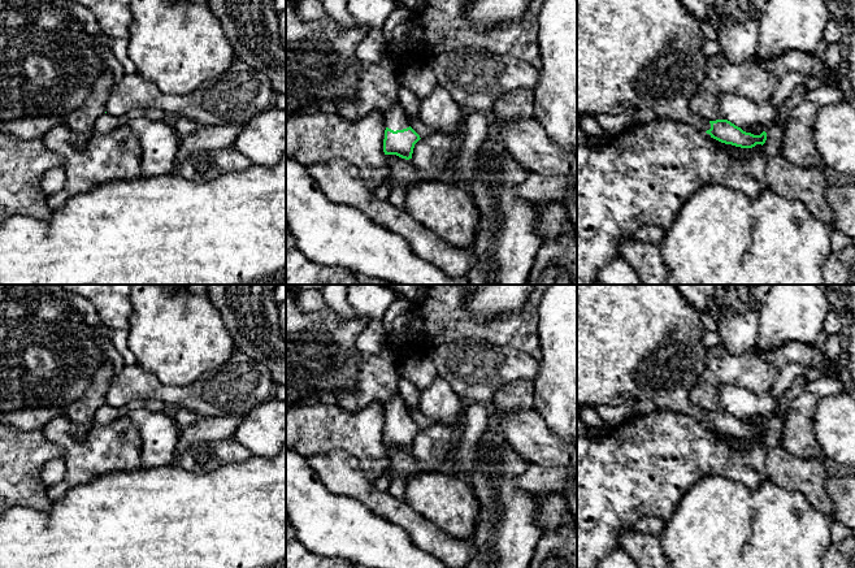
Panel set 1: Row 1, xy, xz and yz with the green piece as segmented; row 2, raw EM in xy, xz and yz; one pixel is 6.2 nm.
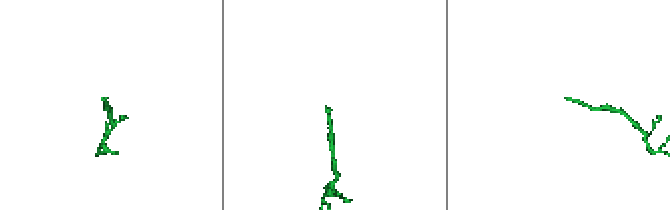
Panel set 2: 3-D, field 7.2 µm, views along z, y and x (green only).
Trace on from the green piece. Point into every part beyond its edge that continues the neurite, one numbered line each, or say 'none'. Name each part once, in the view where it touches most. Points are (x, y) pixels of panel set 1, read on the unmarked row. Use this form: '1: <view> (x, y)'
1: xz (396, 410)

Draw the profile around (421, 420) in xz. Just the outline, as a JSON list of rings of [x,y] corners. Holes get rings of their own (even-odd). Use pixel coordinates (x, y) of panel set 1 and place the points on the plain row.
[[[418,407],[415,409],[408,408],[408,412],[409,417],[420,426],[421,430],[429,428],[434,422],[433,419],[422,415]]]

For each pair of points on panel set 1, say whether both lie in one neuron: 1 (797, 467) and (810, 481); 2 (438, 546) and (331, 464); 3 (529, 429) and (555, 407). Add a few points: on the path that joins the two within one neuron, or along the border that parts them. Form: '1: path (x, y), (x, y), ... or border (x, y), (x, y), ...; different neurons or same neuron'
1: path (799, 471), (806, 477); same neuron
2: path (412, 521), (372, 499), (357, 488); same neuron
3: border (533, 410), (563, 439); different neurons

